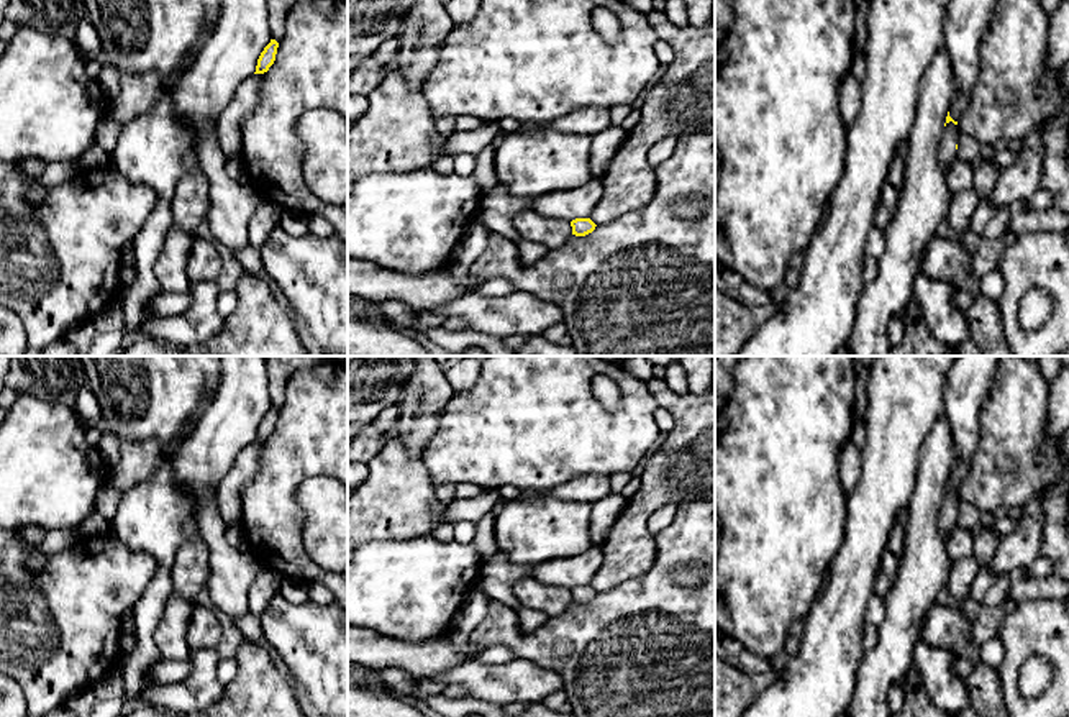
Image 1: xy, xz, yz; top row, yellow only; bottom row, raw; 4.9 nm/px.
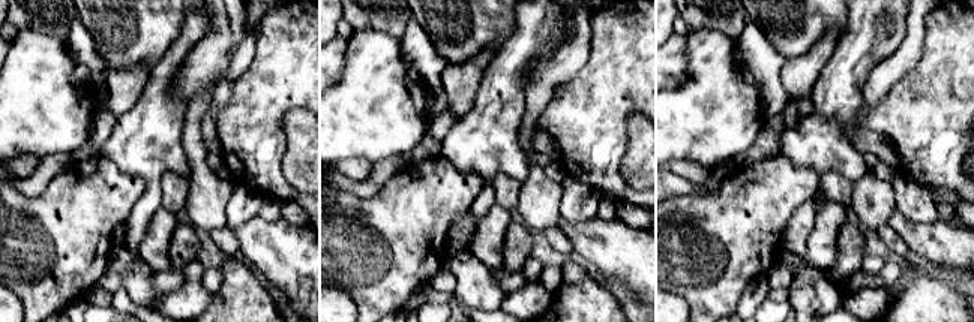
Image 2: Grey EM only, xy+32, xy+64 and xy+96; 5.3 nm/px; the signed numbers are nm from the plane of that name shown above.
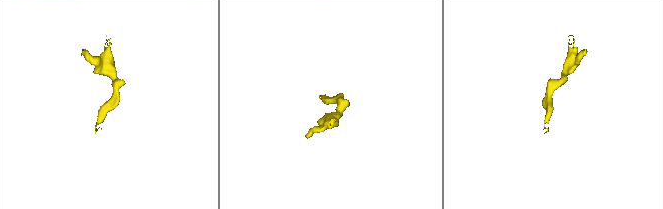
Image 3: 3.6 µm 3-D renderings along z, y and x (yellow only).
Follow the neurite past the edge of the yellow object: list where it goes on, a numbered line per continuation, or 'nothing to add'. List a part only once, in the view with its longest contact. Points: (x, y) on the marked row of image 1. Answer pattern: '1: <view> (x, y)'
1: yz (946, 150)

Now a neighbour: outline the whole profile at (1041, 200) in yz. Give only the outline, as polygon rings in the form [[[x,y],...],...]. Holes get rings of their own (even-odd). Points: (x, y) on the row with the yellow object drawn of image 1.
[[[1039,189],[1033,197],[1030,197],[1025,202],[1018,202],[1018,203],[1012,205],[1008,210],[1012,215],[1017,212],[1030,212],[1030,210],[1043,212],[1048,208],[1054,208],[1054,194],[1048,192],[1044,189]]]

